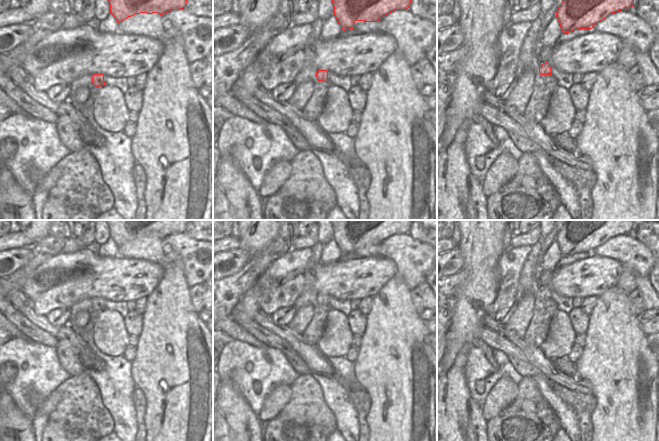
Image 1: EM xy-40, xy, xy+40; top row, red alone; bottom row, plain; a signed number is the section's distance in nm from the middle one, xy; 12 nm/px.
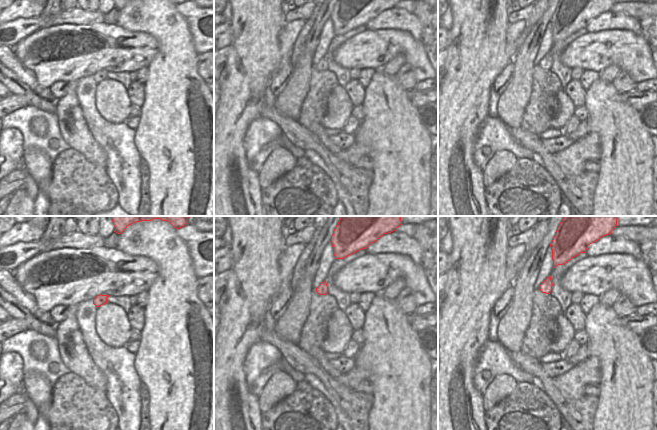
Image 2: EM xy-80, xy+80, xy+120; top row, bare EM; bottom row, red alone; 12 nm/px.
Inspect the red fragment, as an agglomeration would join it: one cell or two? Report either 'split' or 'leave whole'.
leave whole

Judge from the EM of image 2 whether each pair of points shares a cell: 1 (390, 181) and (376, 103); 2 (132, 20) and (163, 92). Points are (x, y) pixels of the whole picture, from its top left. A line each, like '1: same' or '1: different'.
1: same
2: same

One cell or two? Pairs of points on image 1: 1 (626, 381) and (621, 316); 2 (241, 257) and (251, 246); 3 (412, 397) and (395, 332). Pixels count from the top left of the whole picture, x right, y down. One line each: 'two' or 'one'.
1: one
2: two
3: one

